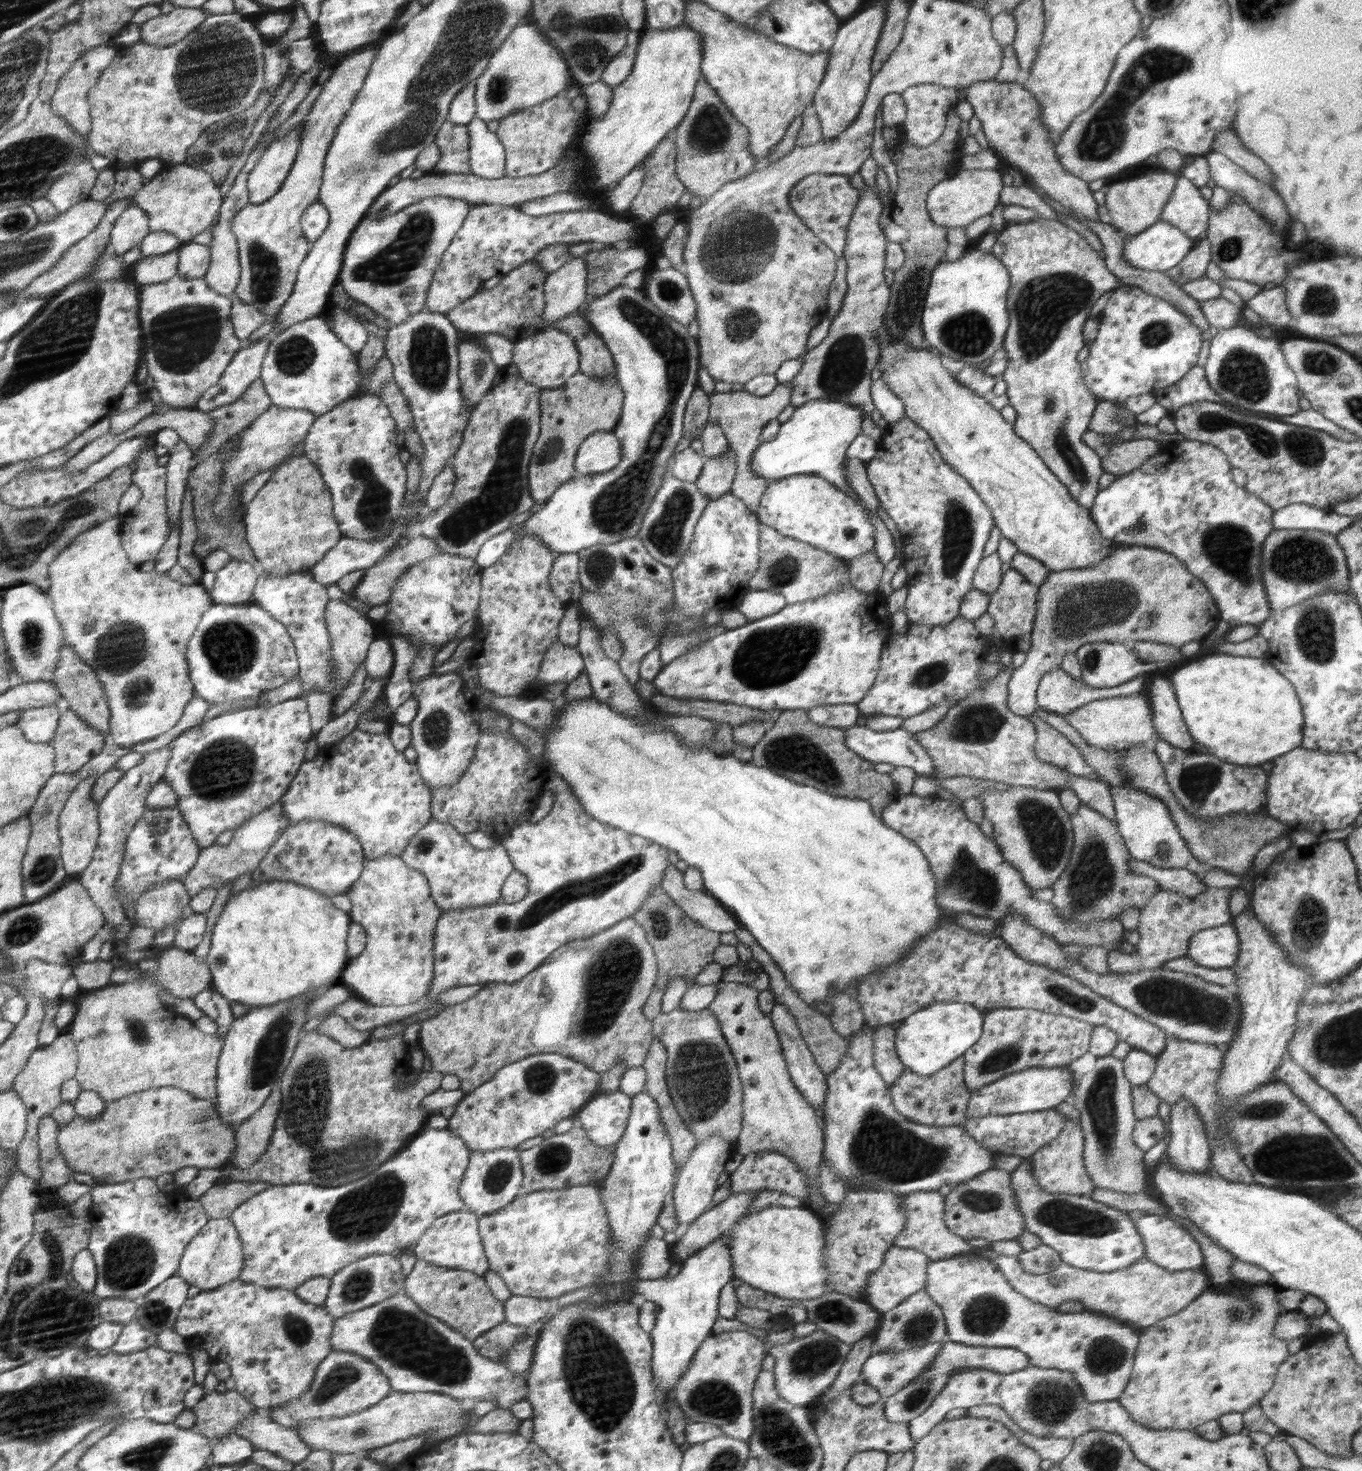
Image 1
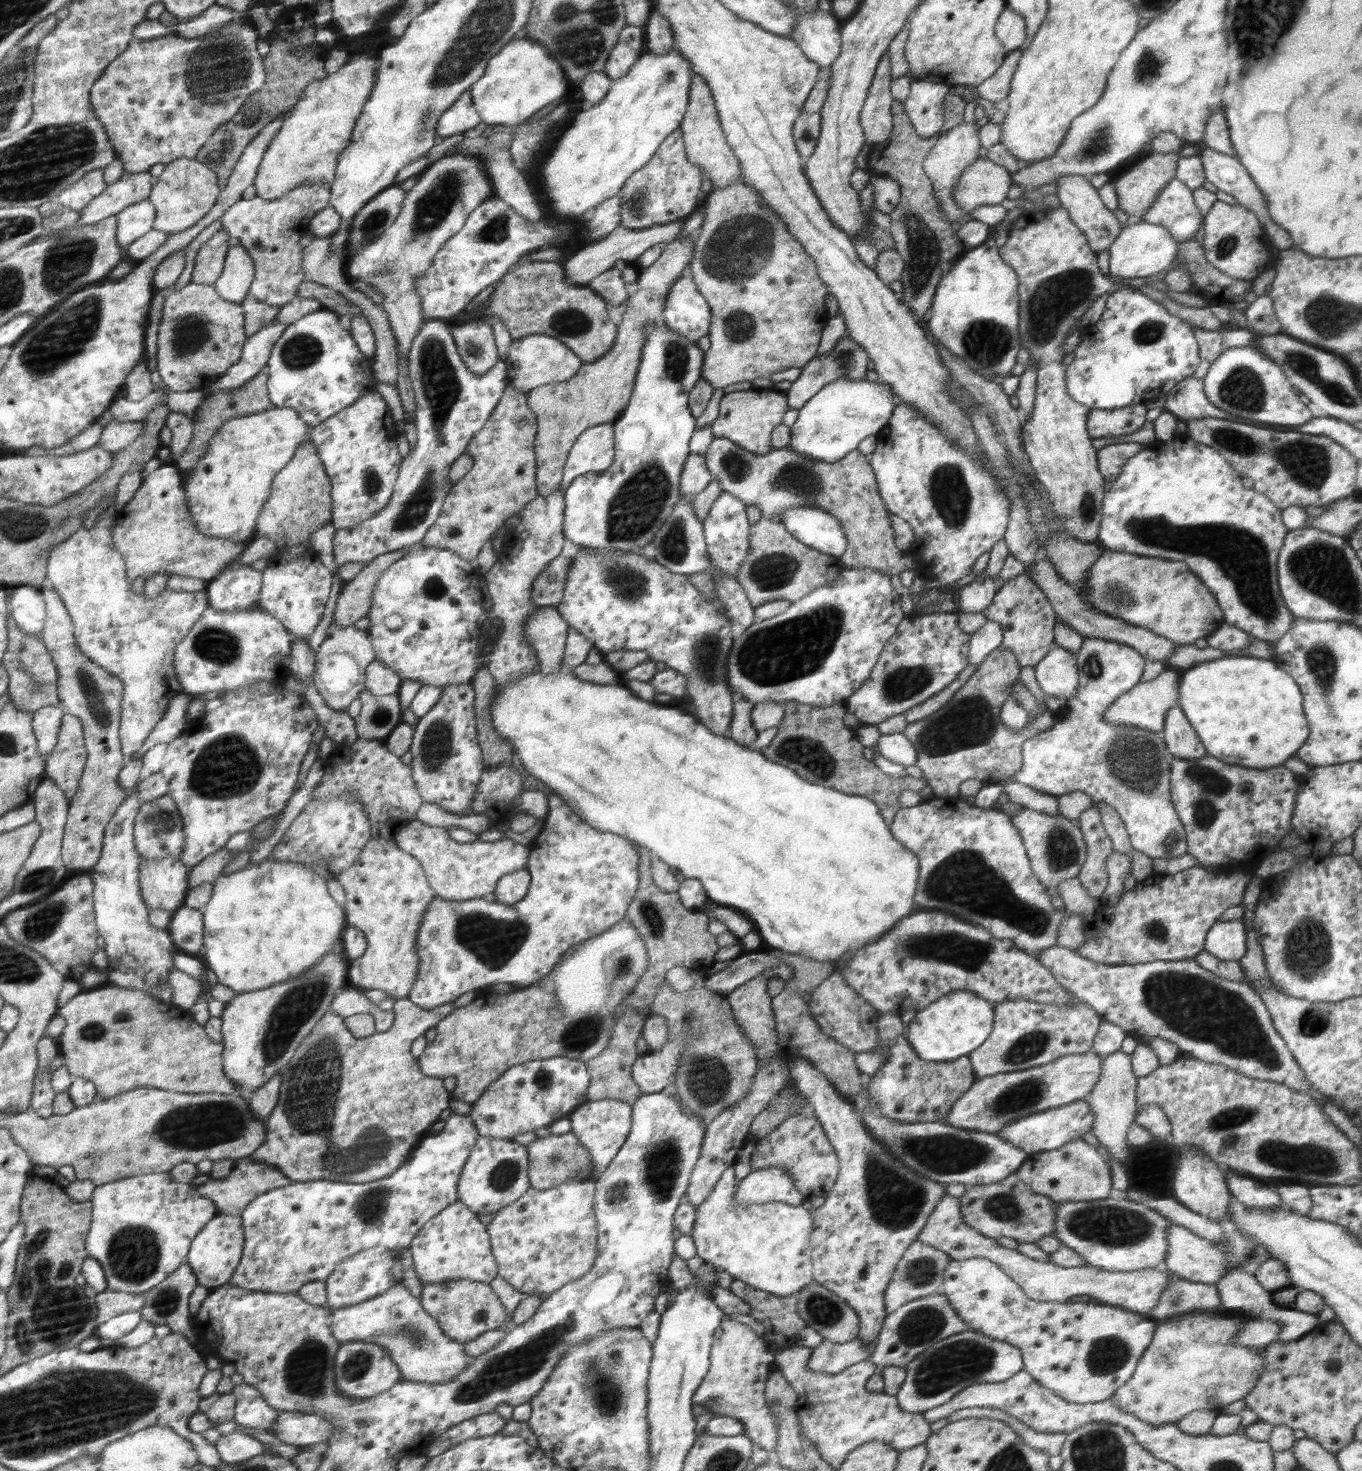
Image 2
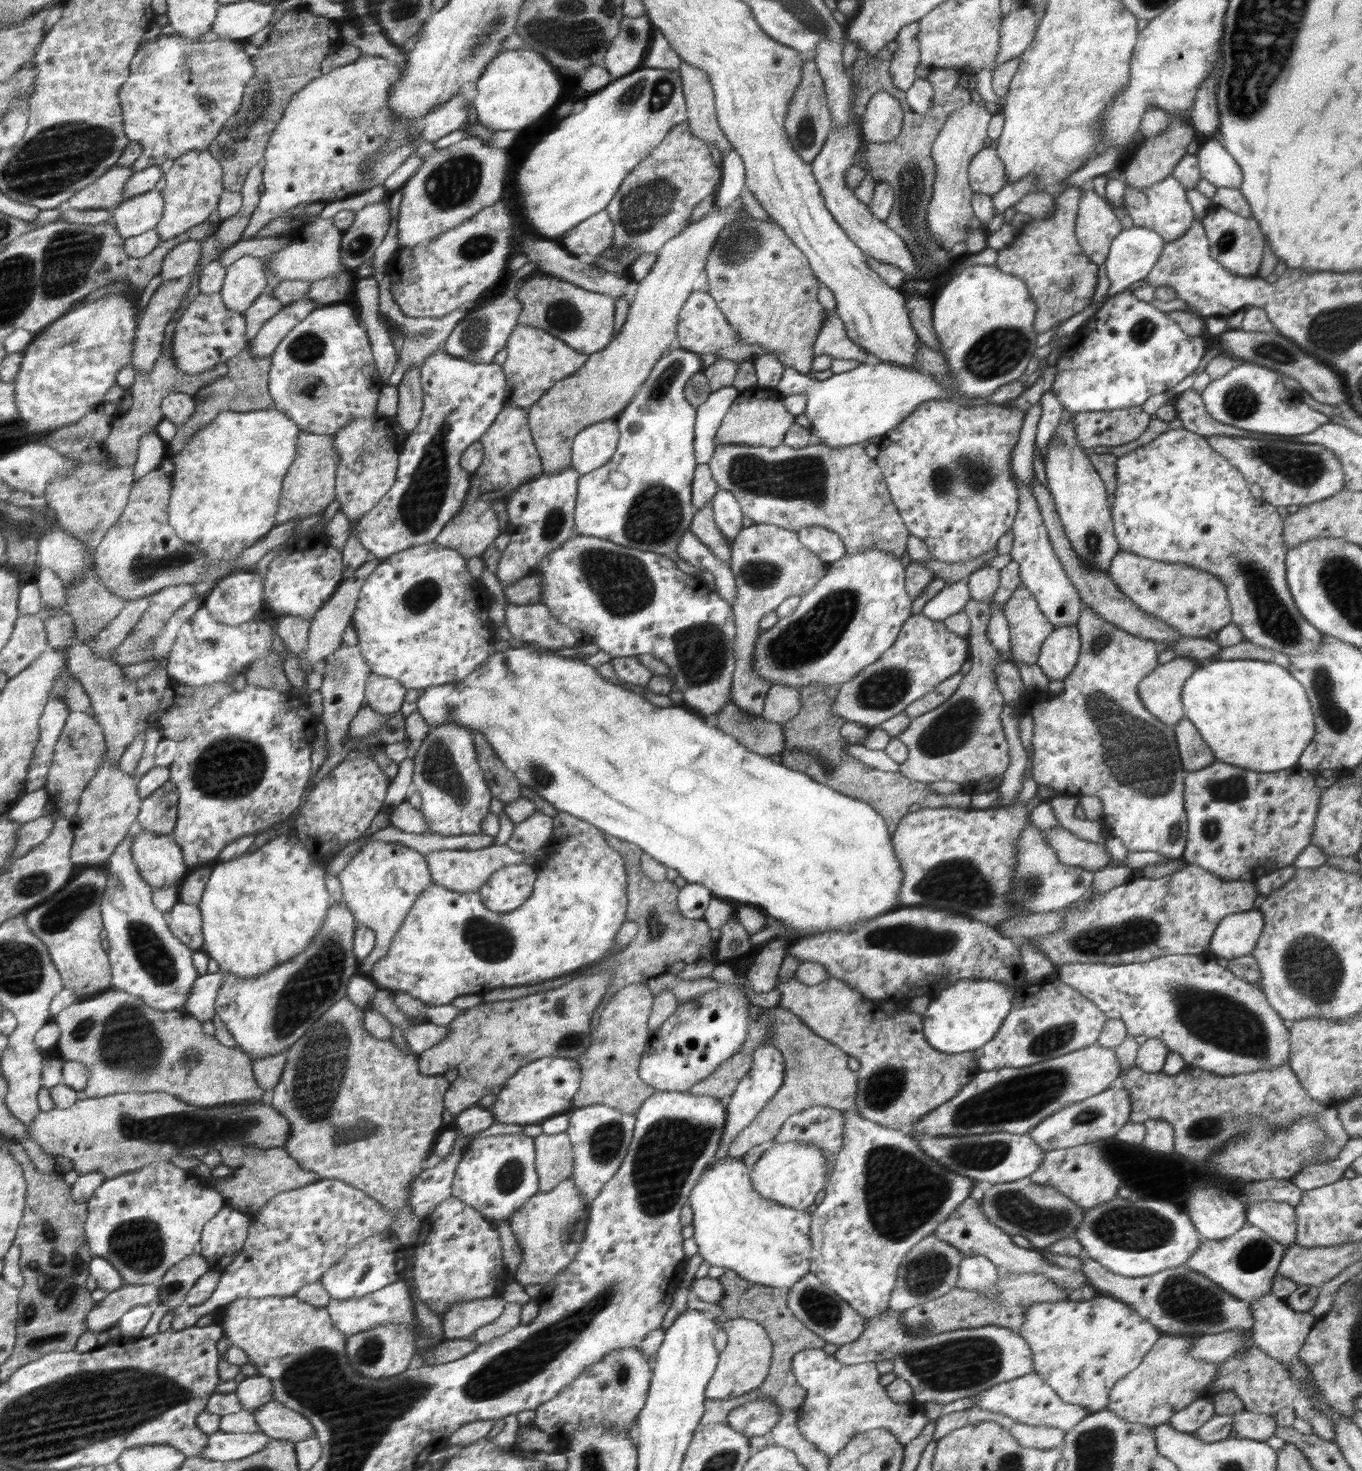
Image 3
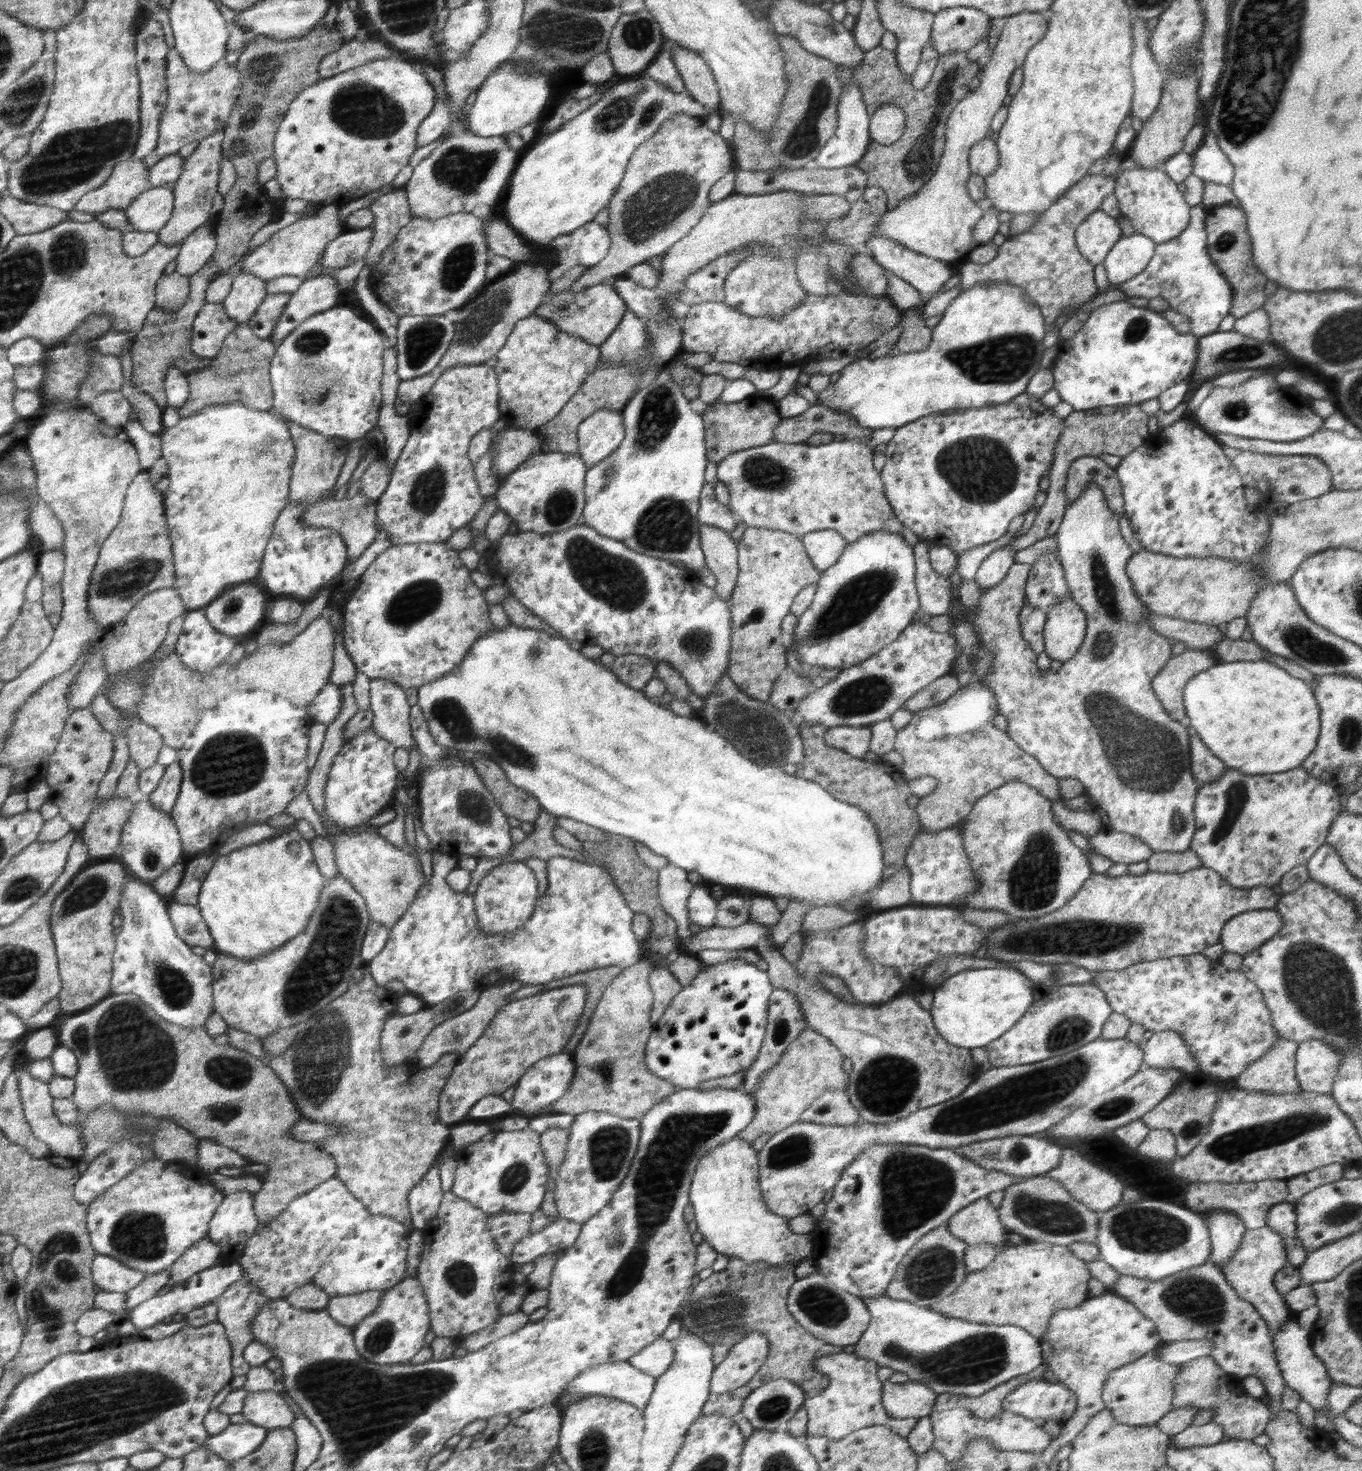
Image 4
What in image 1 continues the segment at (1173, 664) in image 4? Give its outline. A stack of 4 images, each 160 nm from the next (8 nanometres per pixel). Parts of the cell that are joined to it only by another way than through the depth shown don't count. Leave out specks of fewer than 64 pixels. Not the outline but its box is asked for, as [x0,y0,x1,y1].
[1064,689,1156,749]

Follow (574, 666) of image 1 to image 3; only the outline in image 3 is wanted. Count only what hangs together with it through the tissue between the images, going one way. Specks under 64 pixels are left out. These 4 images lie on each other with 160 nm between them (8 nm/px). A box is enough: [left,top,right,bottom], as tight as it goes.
[473,601,579,804]

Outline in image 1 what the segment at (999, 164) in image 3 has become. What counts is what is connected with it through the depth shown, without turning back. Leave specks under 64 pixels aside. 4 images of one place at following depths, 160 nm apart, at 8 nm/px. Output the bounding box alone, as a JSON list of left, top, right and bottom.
[928,168,1004,230]

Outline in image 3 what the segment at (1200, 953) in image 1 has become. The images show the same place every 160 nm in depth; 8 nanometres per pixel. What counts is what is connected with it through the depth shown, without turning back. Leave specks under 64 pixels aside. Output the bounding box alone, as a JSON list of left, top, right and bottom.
[1210,909,1264,960]

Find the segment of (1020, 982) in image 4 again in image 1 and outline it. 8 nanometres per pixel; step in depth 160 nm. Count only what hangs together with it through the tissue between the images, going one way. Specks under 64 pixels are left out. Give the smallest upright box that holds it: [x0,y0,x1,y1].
[895,1002,984,1076]

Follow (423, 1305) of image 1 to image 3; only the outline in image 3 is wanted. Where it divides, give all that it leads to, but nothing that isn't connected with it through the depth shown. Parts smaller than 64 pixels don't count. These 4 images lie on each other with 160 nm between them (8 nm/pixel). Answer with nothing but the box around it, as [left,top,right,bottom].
[441,1297,506,1340]

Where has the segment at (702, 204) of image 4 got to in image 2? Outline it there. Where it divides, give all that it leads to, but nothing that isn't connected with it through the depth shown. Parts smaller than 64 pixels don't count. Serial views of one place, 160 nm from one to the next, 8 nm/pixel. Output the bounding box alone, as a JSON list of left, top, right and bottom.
[621,127,702,229]

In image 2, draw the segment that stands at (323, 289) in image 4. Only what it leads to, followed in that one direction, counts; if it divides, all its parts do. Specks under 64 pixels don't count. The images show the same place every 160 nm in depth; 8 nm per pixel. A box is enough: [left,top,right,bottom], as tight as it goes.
[204,322,290,397]

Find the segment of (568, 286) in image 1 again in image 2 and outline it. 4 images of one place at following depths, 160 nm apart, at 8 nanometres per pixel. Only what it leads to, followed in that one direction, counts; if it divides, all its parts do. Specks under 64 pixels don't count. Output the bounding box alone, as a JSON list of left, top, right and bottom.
[563,219,685,286]

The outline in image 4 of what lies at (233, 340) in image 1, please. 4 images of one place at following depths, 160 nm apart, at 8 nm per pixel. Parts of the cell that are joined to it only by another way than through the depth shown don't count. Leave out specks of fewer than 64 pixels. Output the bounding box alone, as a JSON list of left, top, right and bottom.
[192,302,238,359]

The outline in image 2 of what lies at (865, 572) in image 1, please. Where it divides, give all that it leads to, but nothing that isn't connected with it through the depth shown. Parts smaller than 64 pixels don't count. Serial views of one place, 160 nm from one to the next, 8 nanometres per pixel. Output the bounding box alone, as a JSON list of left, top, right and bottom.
[703,437,916,576]

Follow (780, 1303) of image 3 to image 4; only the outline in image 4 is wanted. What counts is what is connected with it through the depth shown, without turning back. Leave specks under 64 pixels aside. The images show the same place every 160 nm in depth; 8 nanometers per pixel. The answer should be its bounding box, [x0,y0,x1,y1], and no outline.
[678,1257,843,1417]

